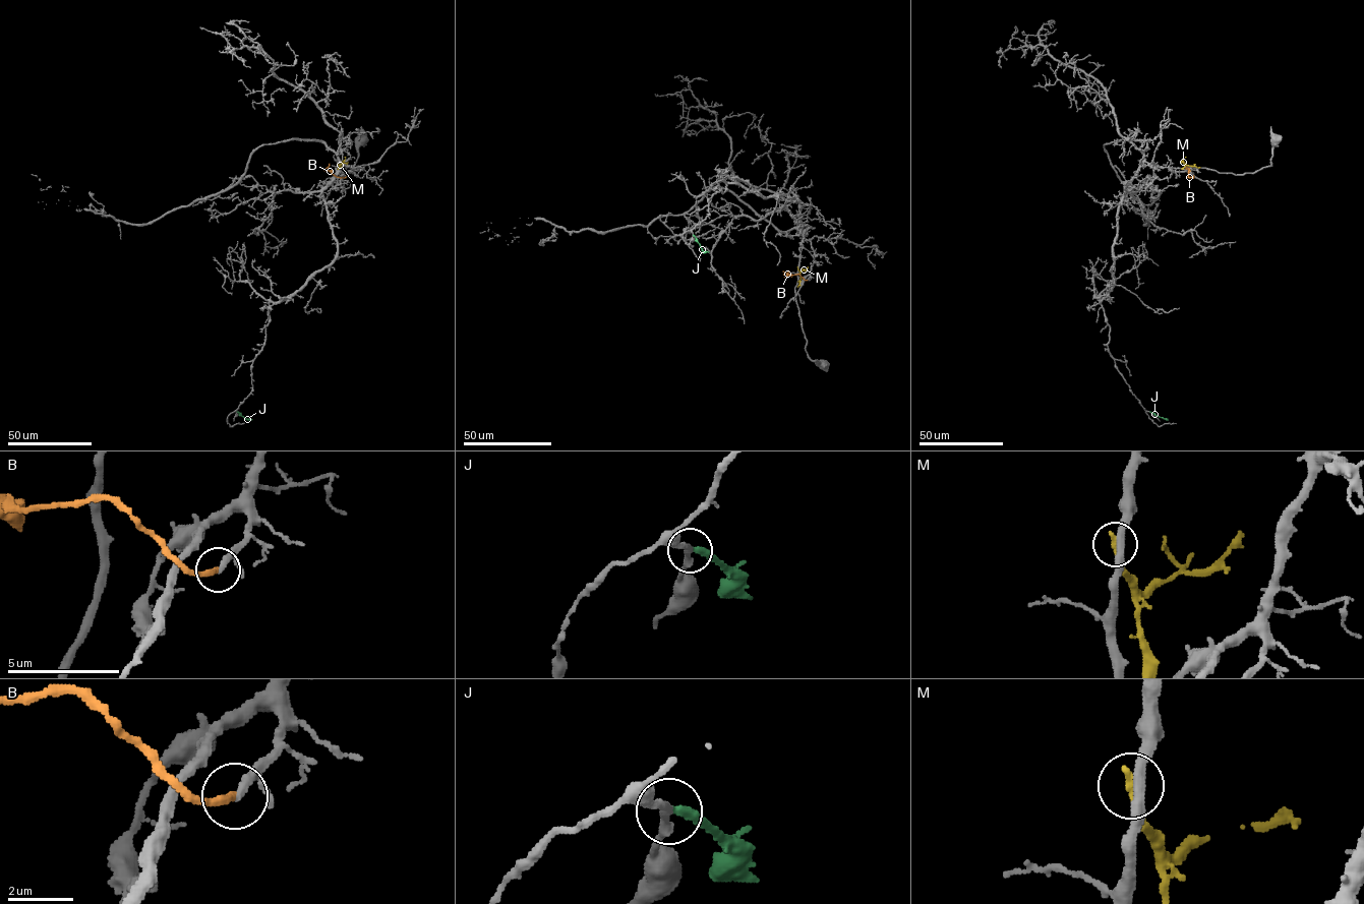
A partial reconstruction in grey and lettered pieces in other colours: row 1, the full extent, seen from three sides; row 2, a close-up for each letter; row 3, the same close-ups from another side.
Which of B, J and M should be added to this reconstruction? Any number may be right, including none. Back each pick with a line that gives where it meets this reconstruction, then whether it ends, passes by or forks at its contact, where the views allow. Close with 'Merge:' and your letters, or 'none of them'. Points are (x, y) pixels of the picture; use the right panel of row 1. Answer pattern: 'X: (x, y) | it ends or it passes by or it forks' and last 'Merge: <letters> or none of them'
B: (1193, 176) | it ends
Merge: B

